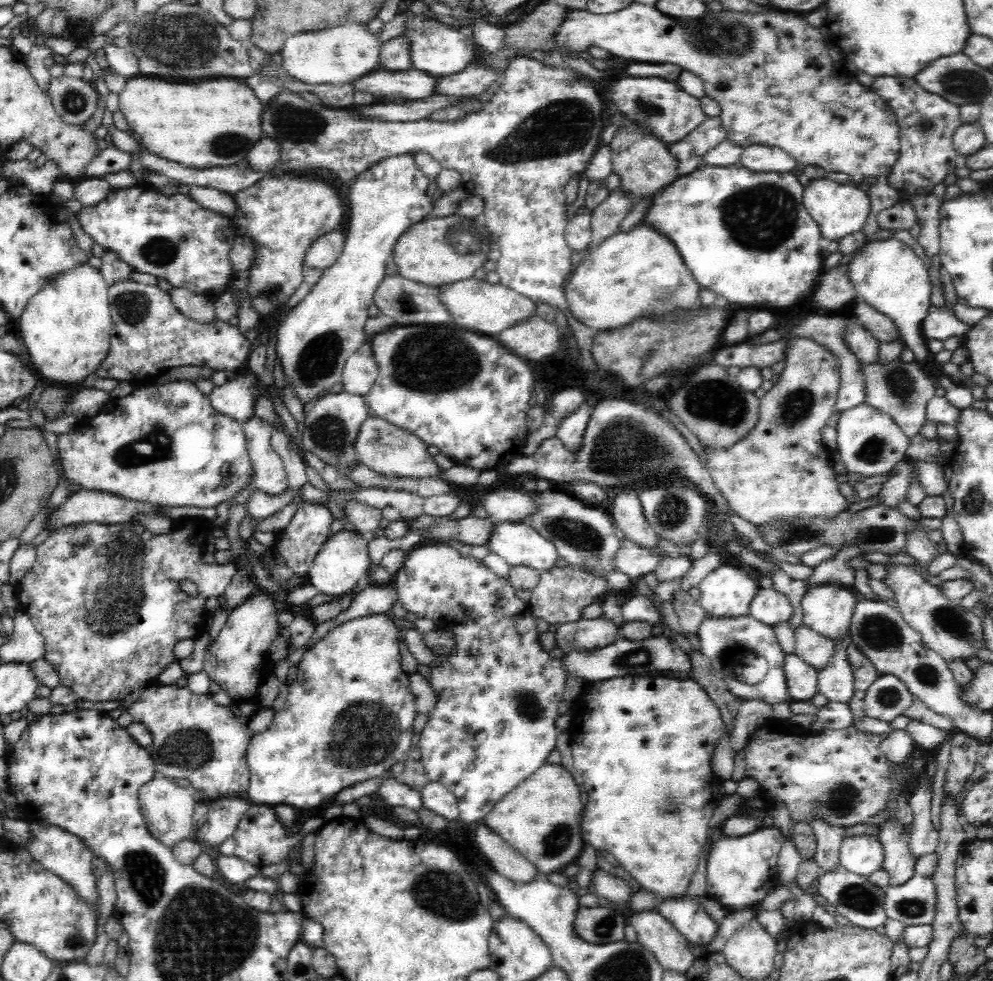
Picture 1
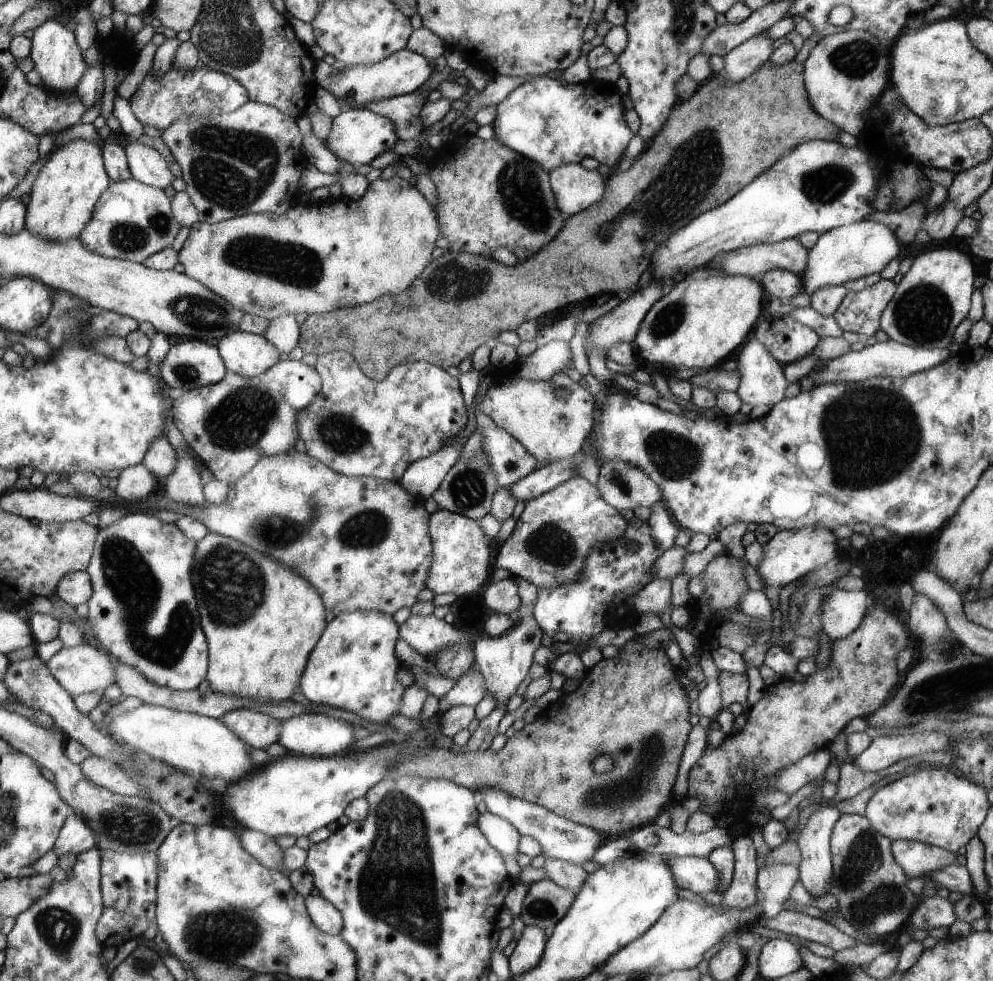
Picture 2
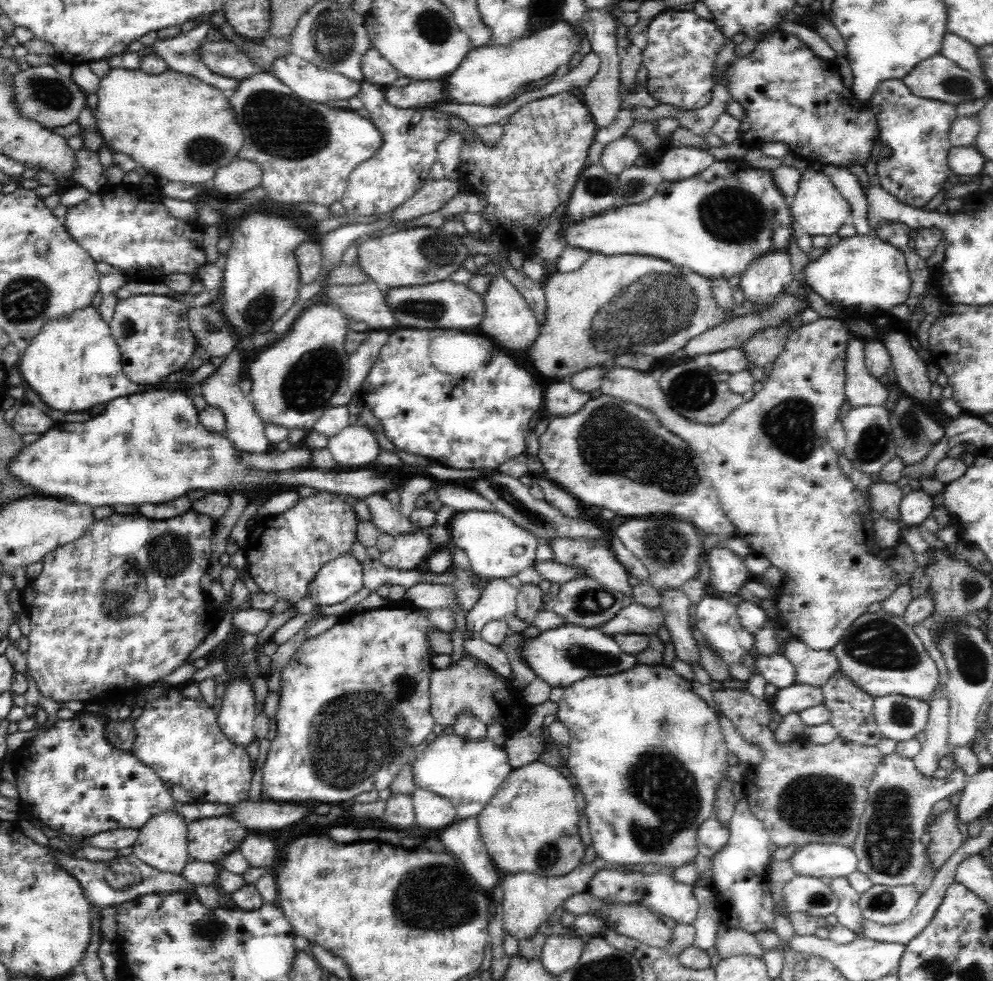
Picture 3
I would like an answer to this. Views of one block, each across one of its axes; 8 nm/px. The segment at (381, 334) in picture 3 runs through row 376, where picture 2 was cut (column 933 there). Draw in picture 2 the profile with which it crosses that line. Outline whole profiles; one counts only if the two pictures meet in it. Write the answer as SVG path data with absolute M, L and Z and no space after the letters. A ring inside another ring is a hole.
M887 339L886 341L877 341L873 345L865 346L858 351L847 351L841 356L828 360L828 366L816 371L811 369L805 374L812 379L813 386L832 382L855 382L869 377L906 377L910 374L919 372L935 366L939 361L945 360L951 354L947 348L924 349L923 347L913 348L909 345Z

